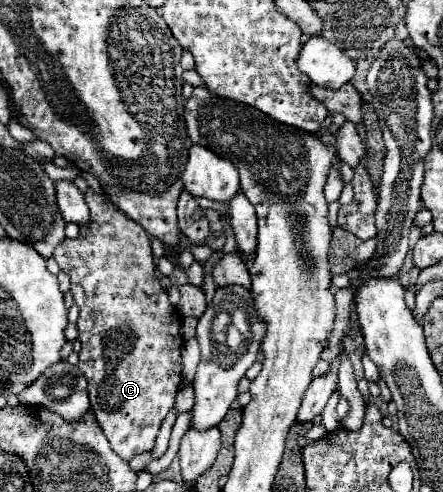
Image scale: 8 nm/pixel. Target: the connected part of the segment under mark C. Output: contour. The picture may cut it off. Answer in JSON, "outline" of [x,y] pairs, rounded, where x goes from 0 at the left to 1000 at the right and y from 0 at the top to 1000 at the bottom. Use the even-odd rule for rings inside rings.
{"outline":[[[196,382],[192,390],[192,411],[201,419],[201,455],[192,463],[178,463],[178,480],[174,484],[147,484],[120,512],[133,545],[160,561],[160,598],[165,598],[165,610],[169,618],[178,622],[178,654],[174,654],[174,667],[178,667],[178,691],[187,699],[183,715],[178,715],[178,752],[192,760],[196,768],[196,789],[201,789],[201,817],[205,817],[205,829],[214,837],[214,850],[228,866],[228,874],[237,878],[251,911],[278,931],[278,935],[296,935],[300,927],[318,923],[318,919],[336,919],[345,915],[350,907],[350,894],[354,894],[354,882],[359,882],[359,870],[372,854],[372,846],[381,841],[381,833],[395,825],[395,801],[413,776],[409,768],[409,703],[413,703],[413,687],[409,687],[409,638],[400,634],[400,626],[386,622],[381,606],[377,606],[377,593],[368,589],[359,565],[350,561],[350,528],[345,528],[345,516],[341,516],[341,488],[336,488],[336,476],[314,459],[305,455],[300,447],[291,447],[278,431],[260,427],[260,423],[242,423],[251,415],[237,411],[237,402],[228,394],[219,394],[210,382]],[[242,581],[296,581],[296,585],[264,585],[255,589],[246,602],[242,602]]]}

